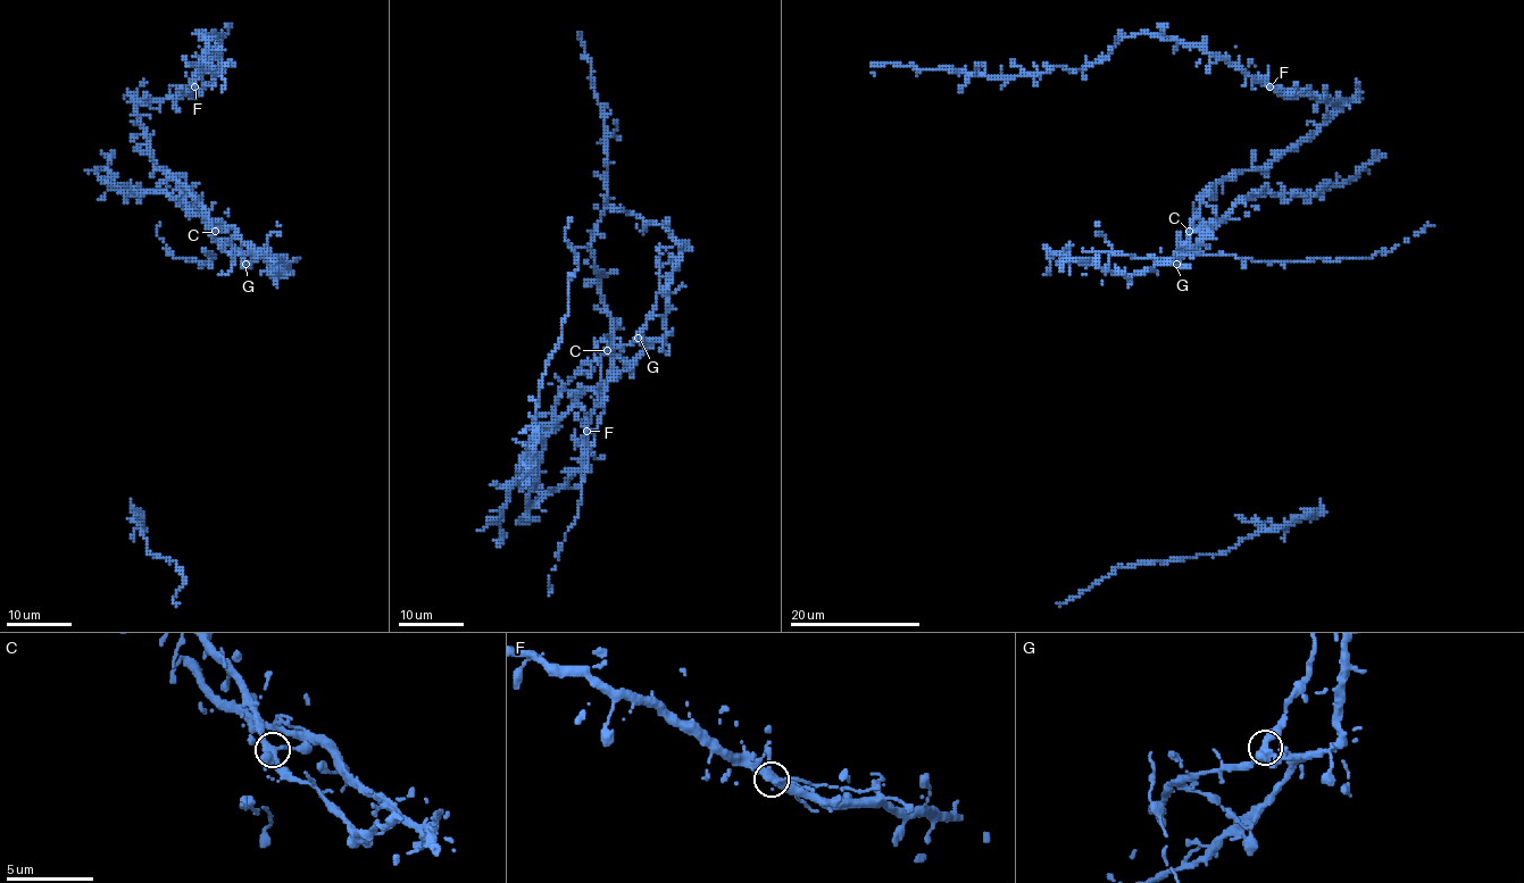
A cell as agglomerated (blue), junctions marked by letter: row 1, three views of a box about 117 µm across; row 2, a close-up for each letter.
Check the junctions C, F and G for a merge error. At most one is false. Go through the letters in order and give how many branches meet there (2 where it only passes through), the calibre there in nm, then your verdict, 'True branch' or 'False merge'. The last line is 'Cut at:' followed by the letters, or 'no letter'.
C: Branches: 3. Thickness 360 nm. True branch
F: Branches: 3. Thickness 380 nm. True branch
G: Branches: 3. Thickness 420 nm. False merge
Cut at: G

